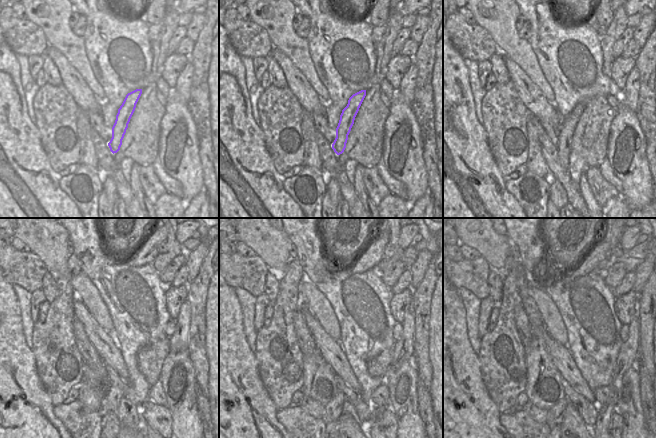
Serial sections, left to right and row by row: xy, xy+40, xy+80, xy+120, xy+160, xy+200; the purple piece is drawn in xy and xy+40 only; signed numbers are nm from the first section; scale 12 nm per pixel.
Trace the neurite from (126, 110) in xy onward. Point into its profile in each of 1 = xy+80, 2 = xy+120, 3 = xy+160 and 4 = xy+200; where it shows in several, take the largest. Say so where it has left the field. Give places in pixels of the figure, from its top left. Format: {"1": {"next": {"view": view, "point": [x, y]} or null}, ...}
{"1": {"next": {"view": "xy+80", "point": [567, 129]}}, "2": {"next": {"view": "xy+120", "point": [110, 402]}}, "3": {"next": {"view": "xy+160", "point": [333, 410]}}, "4": {"next": {"view": "xy+200", "point": [555, 415]}}}

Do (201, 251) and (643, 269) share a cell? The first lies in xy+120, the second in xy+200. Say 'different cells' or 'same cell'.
same cell

